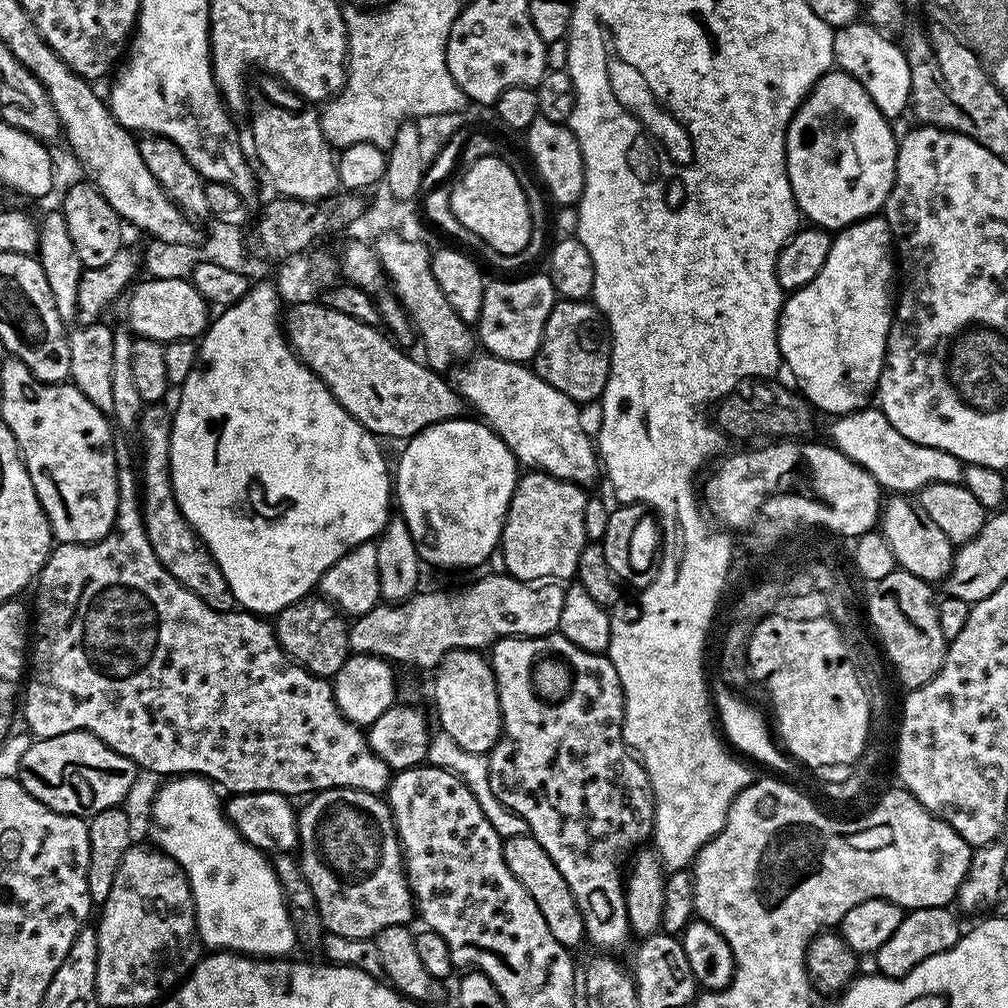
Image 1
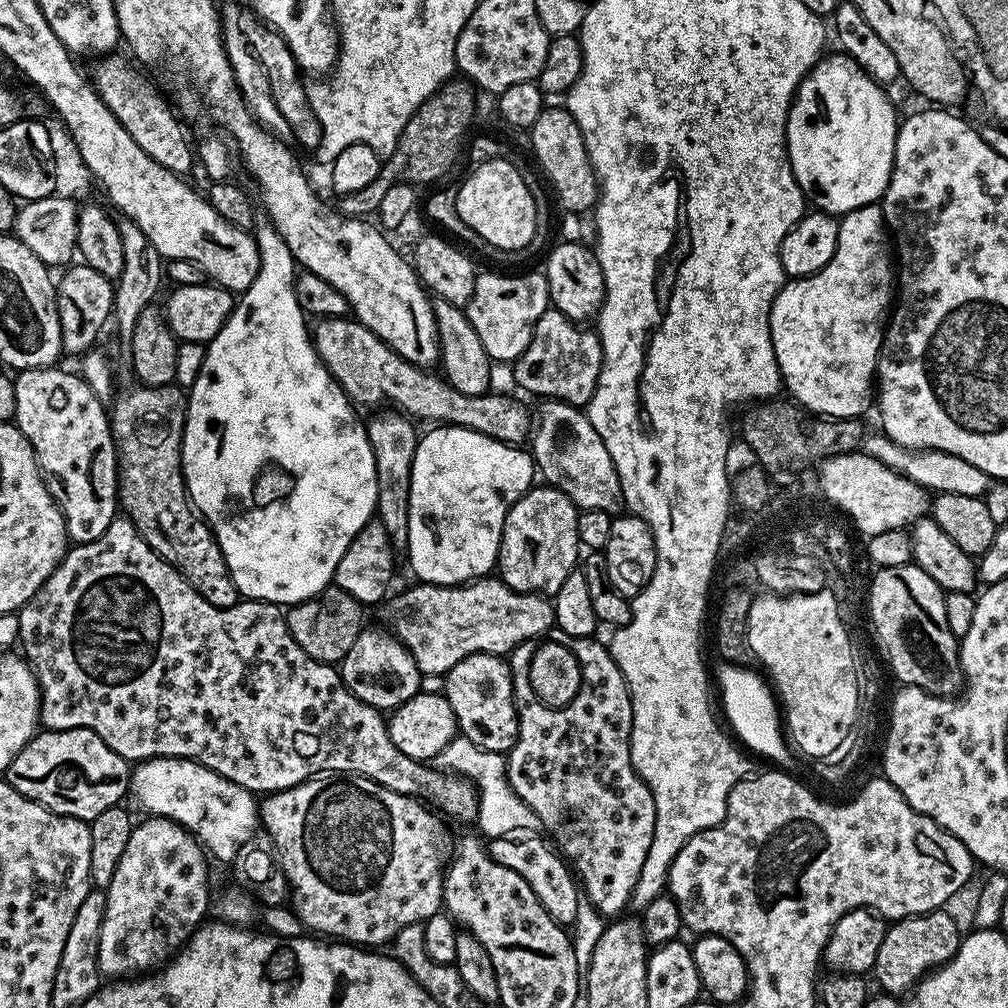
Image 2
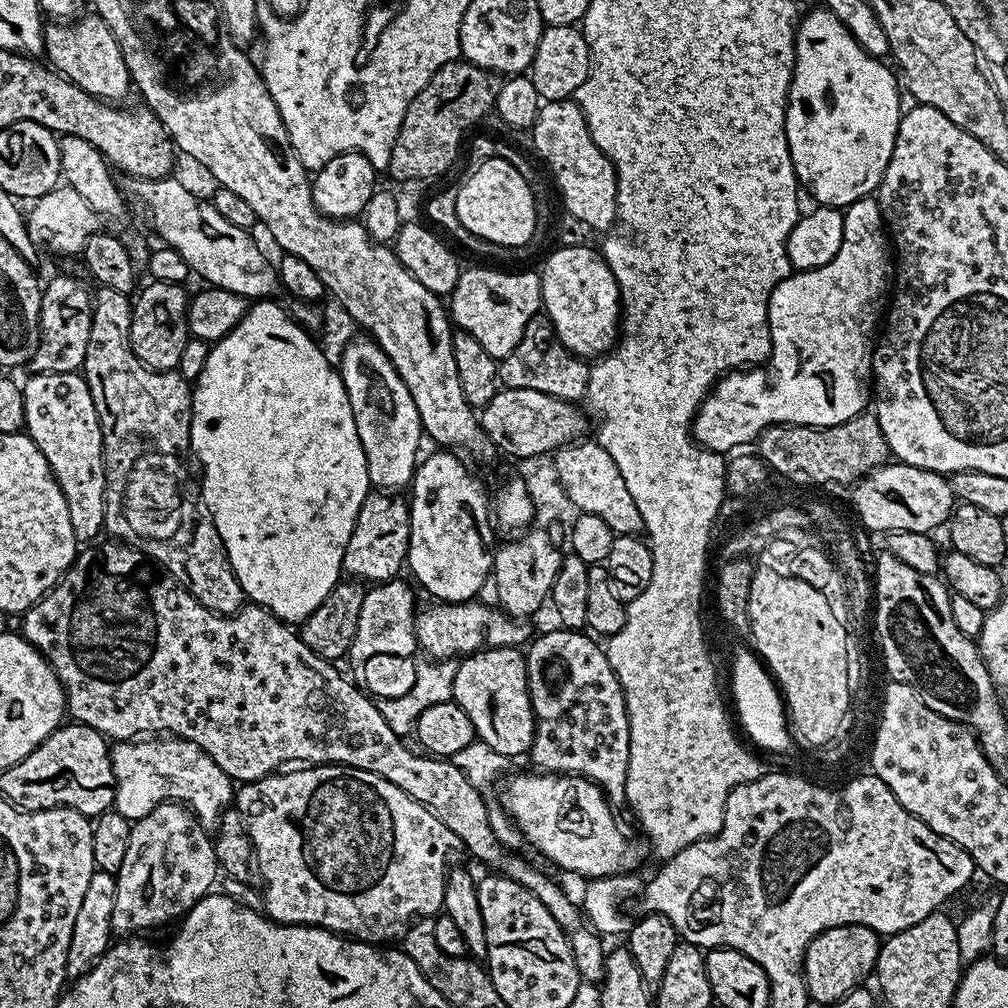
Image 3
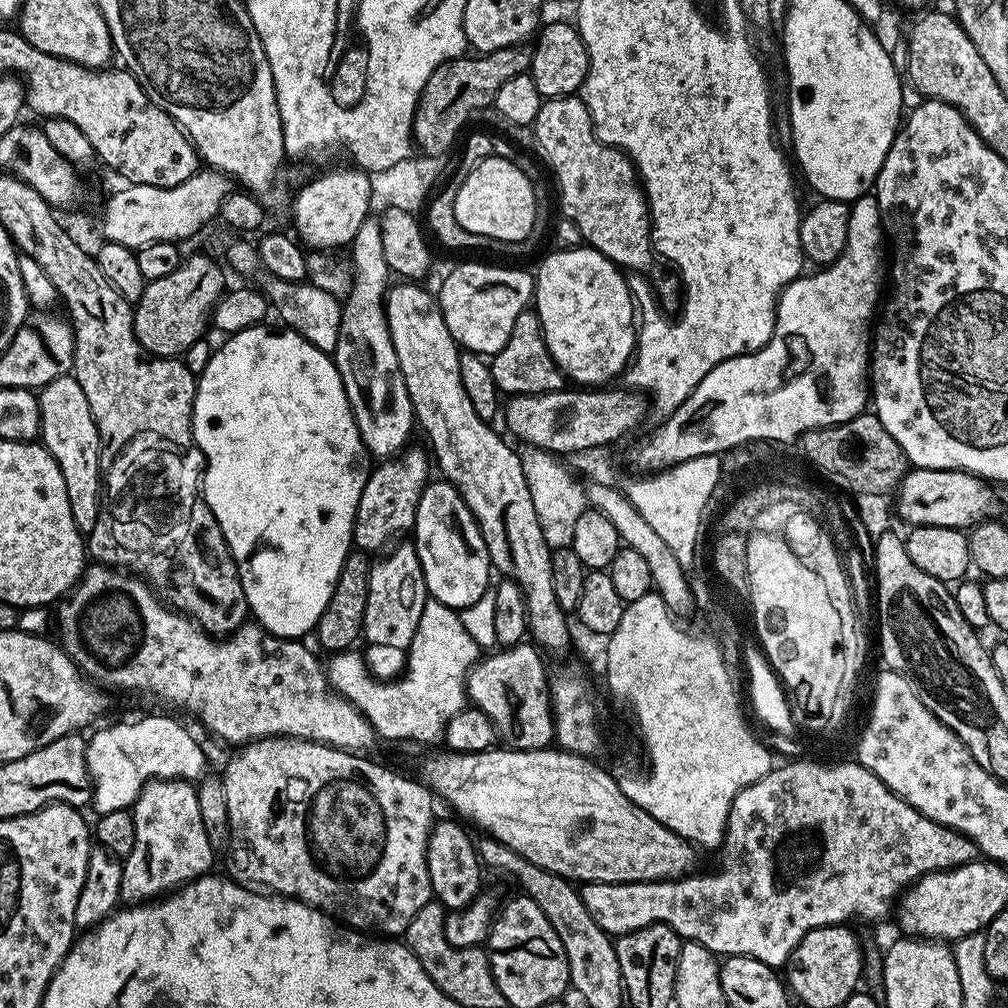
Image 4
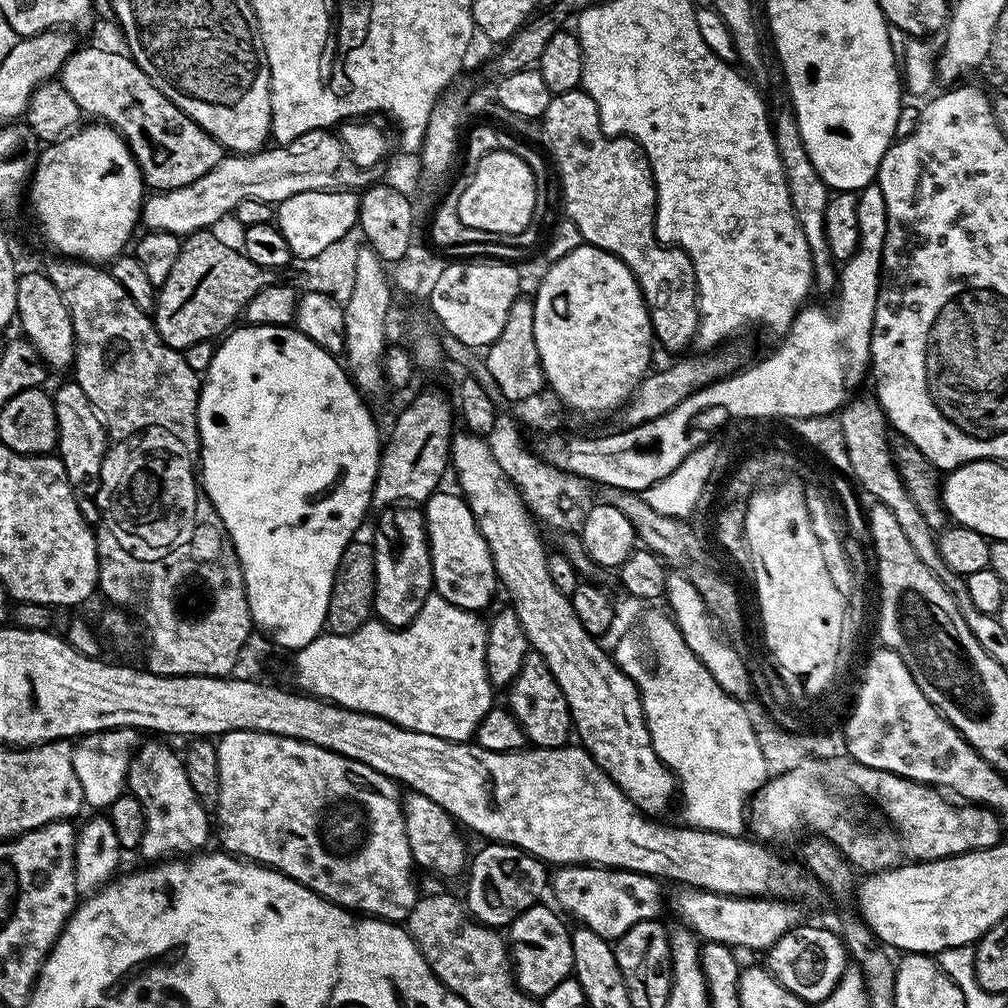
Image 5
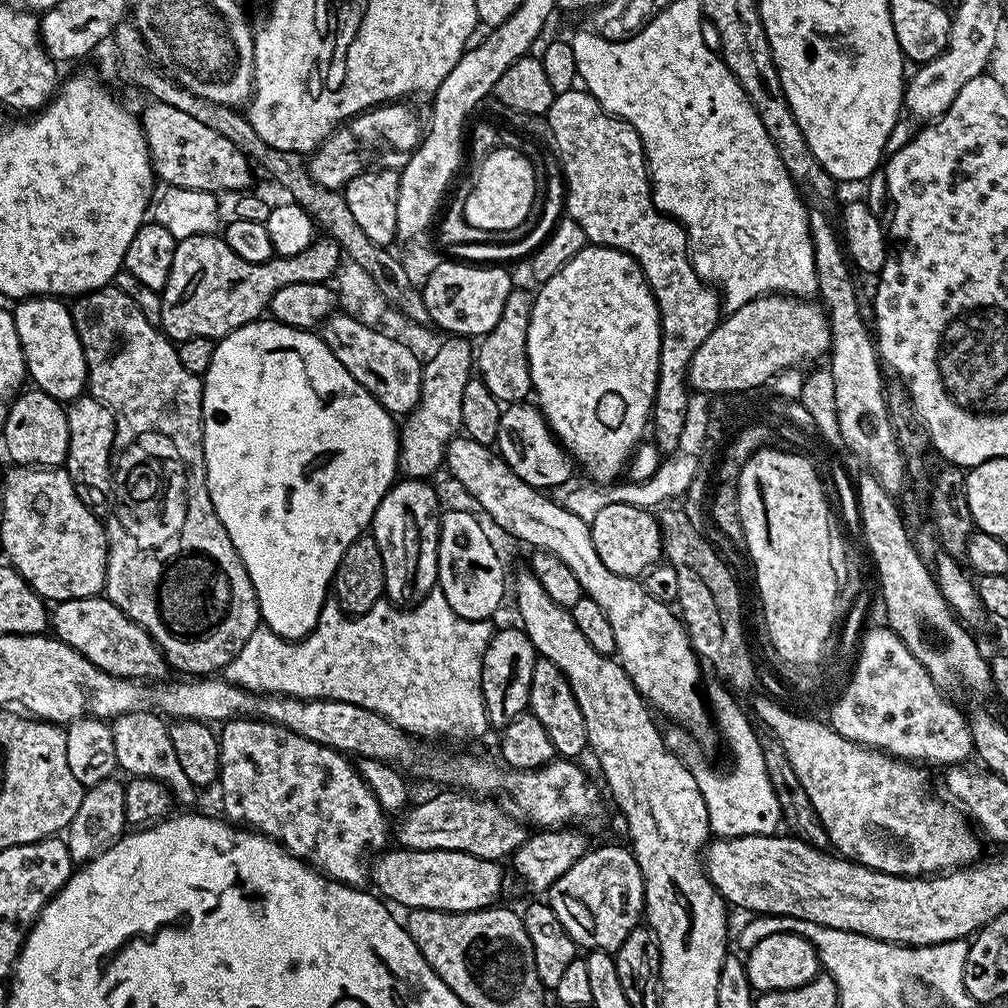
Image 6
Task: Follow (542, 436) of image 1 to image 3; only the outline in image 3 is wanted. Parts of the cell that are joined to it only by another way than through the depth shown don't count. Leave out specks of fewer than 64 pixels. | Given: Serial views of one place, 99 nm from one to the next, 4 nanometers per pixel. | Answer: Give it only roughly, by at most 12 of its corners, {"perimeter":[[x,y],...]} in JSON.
{"perimeter":[[594,440],[554,453],[562,490],[579,513],[616,535],[642,516],[617,464]]}

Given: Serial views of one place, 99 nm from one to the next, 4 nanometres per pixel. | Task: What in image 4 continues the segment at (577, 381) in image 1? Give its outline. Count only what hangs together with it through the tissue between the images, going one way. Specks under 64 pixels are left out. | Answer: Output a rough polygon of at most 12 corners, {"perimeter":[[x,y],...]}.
{"perimeter":[[525,310],[491,357],[509,397],[563,389],[540,315]]}

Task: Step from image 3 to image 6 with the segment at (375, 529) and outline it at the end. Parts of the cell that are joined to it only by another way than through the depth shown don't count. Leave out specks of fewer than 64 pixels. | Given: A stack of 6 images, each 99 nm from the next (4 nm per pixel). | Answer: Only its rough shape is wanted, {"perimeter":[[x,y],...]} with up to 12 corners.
{"perimeter":[[467,339],[422,364],[416,407],[398,432],[398,468],[441,471],[474,376]]}

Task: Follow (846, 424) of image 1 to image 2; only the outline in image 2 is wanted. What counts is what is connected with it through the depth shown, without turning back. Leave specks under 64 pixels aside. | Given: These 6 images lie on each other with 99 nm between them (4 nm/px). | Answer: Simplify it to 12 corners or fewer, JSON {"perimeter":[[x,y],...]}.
{"perimeter":[[880,432],[864,450],[936,494],[982,498],[991,477],[957,455]]}

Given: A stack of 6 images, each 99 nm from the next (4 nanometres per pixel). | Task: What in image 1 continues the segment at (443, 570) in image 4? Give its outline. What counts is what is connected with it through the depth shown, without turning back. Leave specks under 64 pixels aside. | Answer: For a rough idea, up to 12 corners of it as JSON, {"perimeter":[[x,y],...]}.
{"perimeter":[[476,418],[403,445],[394,500],[421,561],[494,556],[516,456]]}

